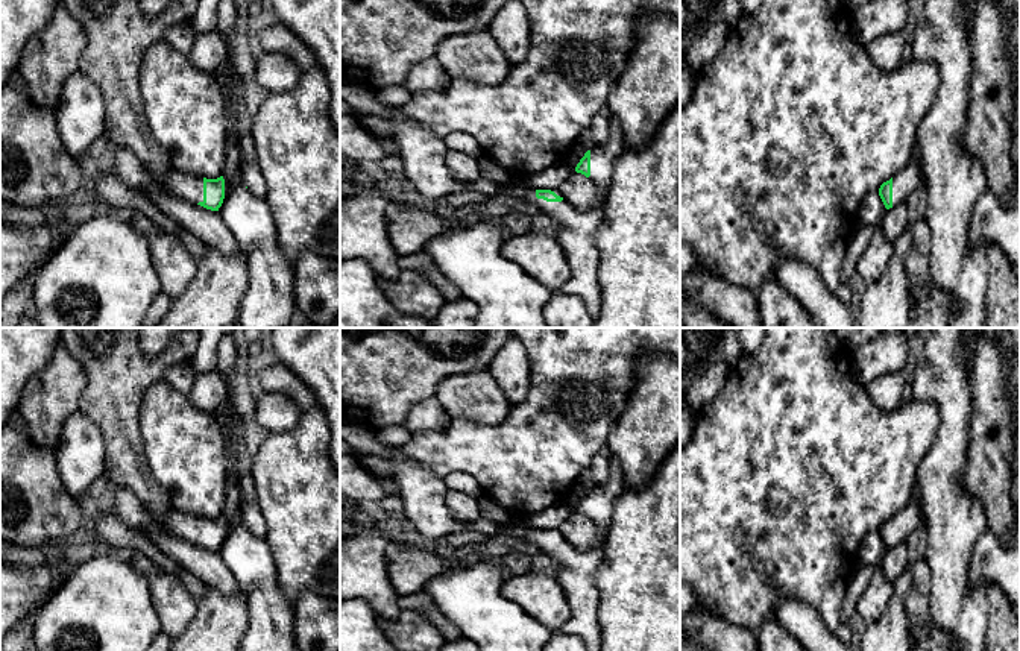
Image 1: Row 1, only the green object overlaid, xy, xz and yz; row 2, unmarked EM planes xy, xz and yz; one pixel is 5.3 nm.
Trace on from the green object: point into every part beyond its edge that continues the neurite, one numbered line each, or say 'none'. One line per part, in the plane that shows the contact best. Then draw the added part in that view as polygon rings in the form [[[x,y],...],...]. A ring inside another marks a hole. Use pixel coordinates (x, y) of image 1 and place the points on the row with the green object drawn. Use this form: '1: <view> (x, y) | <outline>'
1: xz (576, 229) | [[[515,182],[499,184],[499,194],[528,200],[552,220],[556,228],[554,238],[562,246],[571,269],[571,276],[560,291],[578,296],[595,323],[601,308],[600,252],[595,244],[595,235],[603,220],[604,203],[590,209],[578,209],[566,200],[546,202],[537,199],[536,190],[519,187]]]

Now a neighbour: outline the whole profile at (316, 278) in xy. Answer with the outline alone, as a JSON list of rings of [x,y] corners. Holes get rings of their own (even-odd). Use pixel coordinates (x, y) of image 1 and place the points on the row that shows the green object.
[[[304,249],[293,263],[296,308],[311,325],[332,328],[340,319],[340,261]]]

